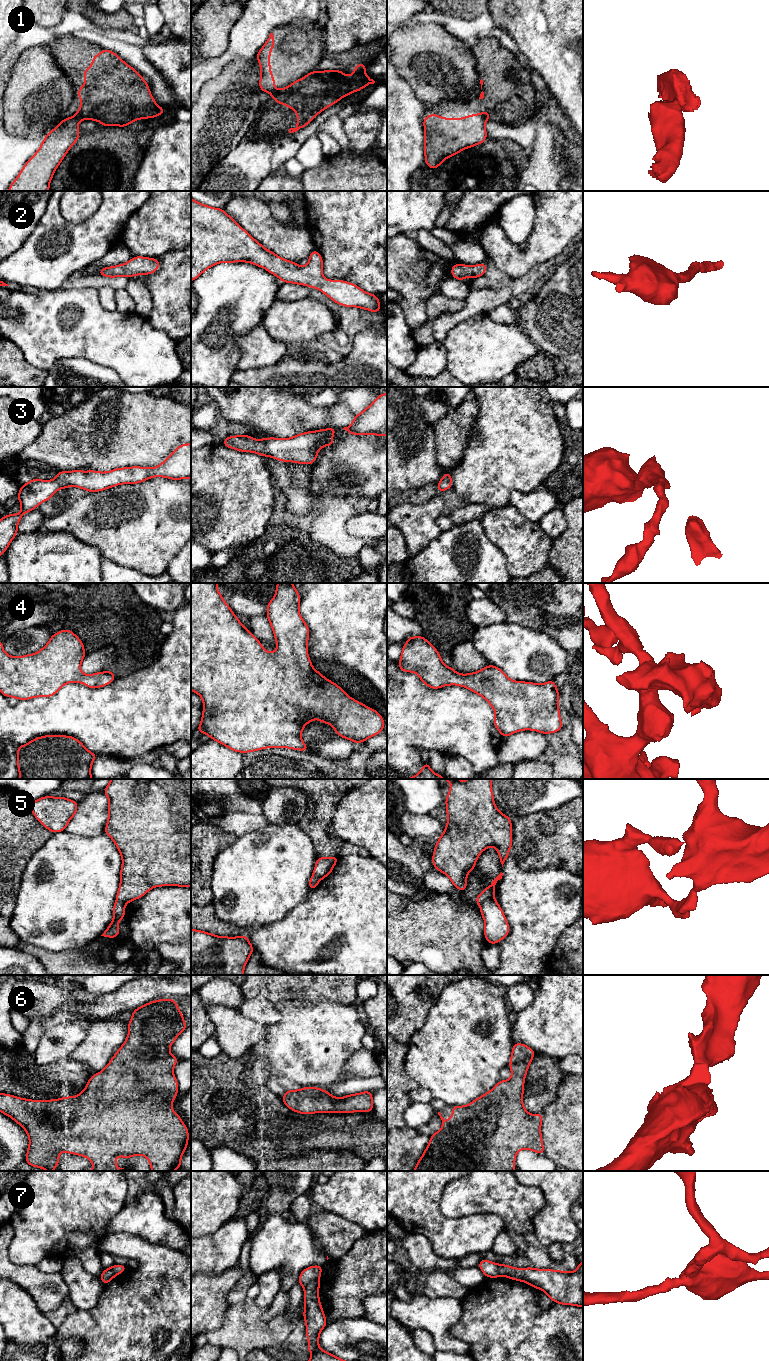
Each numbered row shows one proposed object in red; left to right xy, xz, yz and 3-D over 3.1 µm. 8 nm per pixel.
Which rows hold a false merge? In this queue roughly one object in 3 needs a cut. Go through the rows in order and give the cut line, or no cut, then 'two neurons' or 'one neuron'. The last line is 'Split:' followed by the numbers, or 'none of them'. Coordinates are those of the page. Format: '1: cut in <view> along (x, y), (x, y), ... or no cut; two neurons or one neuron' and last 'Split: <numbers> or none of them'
1: cut in xy along (75, 115), (79, 119); two neurons
2: no cut; one neuron
3: no cut; one neuron
4: no cut; one neuron
5: cut in yz along (493, 896), (484, 900), (480, 905); two neurons
6: no cut; one neuron
7: cut in xz along (318, 1278), (304, 1288); two neurons
Split: 1, 5, 7

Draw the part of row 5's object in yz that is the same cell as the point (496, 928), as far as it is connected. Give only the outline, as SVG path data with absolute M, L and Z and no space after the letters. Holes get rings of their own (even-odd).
M493 897L481 903L480 912L485 922L485 939L490 944L498 944L510 931L503 910Z

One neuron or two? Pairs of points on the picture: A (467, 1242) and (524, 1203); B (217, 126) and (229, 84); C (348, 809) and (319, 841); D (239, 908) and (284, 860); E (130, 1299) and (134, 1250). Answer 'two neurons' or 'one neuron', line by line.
A: two neurons
B: one neuron
C: two neurons
D: one neuron
E: one neuron

